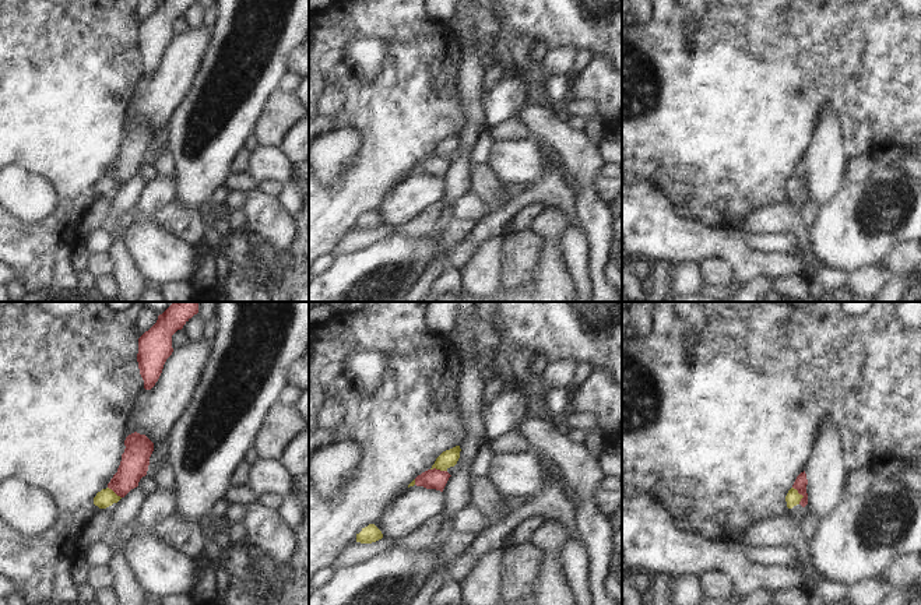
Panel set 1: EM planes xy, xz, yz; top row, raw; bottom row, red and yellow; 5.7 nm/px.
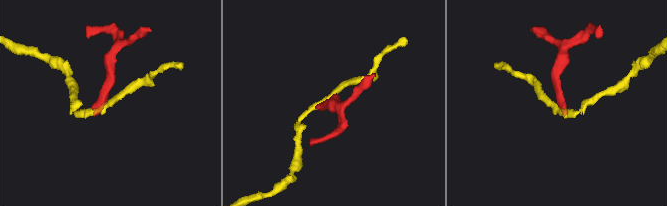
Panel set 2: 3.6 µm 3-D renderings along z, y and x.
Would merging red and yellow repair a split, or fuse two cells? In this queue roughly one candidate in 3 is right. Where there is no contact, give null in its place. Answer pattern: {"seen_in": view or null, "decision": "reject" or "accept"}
{"seen_in": "yz", "decision": "reject"}

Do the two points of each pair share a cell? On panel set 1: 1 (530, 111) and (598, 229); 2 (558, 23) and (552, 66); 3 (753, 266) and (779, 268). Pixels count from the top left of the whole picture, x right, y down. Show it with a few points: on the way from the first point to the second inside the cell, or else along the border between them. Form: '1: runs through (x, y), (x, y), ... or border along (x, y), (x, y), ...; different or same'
1: runs through (559, 140), (583, 164), (587, 200); same
2: border along (548, 46), (573, 45), (579, 49); different
3: runs through (759, 266), (773, 266); same

